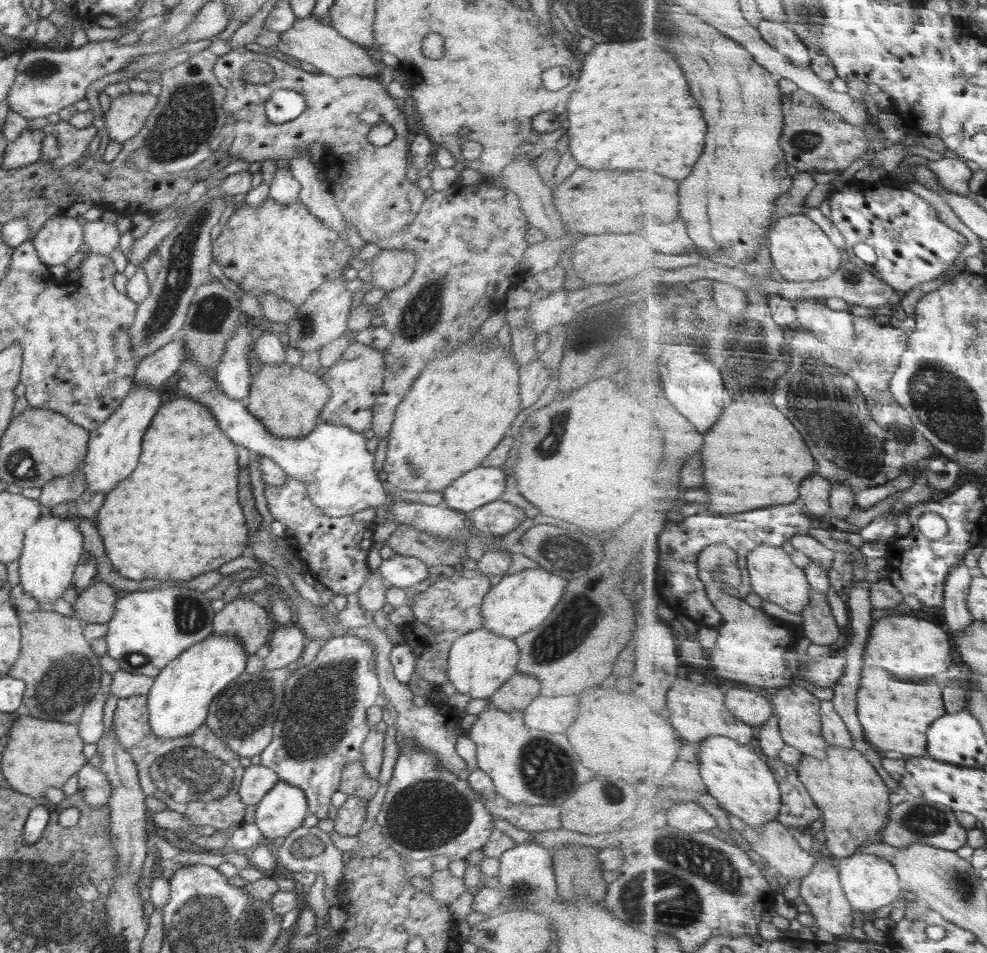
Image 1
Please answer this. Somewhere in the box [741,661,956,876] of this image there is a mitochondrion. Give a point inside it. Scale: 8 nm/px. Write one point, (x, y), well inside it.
(922, 820)

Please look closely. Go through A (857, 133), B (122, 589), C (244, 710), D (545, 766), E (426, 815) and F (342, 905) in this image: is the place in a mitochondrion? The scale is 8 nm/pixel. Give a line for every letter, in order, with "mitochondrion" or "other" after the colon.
A: other
B: other
C: mitochondrion
D: mitochondrion
E: mitochondrion
F: other

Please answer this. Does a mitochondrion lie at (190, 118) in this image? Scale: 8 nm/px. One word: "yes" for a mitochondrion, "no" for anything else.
yes

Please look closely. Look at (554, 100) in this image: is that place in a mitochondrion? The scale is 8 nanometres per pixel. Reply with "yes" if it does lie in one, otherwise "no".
no

